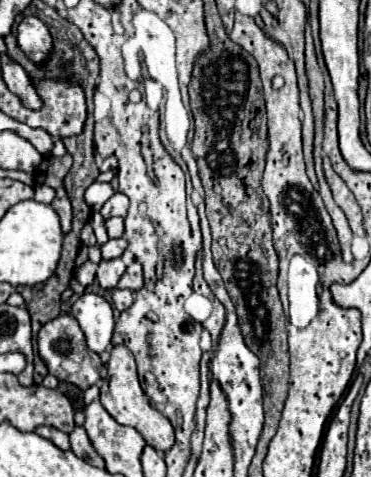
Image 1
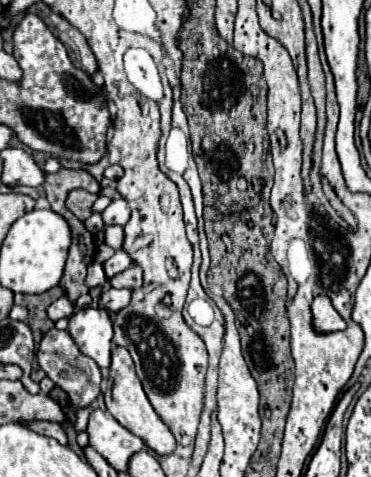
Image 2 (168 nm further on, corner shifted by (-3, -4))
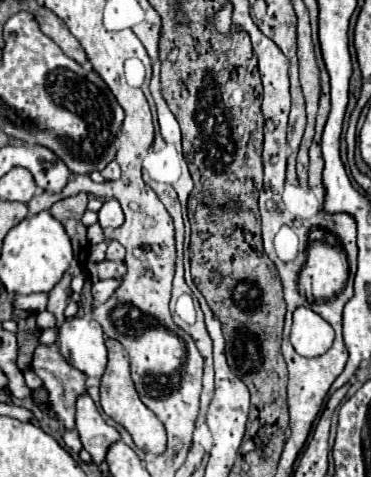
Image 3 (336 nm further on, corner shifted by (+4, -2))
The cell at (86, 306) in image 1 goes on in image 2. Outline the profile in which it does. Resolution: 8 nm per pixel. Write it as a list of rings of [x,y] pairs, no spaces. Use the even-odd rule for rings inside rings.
[[[86,307],[78,309],[70,317],[68,333],[72,335],[78,349],[94,359],[100,369],[110,367],[110,347],[112,347],[112,321],[106,309]]]

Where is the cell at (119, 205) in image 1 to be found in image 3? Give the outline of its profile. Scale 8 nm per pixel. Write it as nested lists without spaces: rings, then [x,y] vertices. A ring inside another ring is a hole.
[[[109,199],[103,203],[101,211],[99,211],[99,225],[103,229],[115,229],[123,223],[123,209],[117,203],[117,199]]]

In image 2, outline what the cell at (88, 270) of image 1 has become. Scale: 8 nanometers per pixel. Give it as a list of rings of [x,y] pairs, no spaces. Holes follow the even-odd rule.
[[[66,297],[56,299],[56,301],[48,307],[48,317],[50,317],[52,321],[58,321],[58,319],[62,319],[62,317],[70,317],[72,313],[74,313],[74,305],[72,305]]]

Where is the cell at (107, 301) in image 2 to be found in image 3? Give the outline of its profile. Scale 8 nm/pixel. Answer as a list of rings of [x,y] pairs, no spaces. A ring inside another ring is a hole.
[[[107,279],[107,281],[97,281],[93,283],[93,299],[95,303],[105,303],[119,287],[117,279]]]

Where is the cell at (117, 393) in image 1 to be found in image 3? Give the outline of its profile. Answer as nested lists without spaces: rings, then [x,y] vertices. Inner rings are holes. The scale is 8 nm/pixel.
[[[107,339],[105,343],[107,343],[107,349],[109,349],[109,363],[107,363],[107,369],[101,377],[99,388],[101,407],[113,421],[117,421],[119,425],[123,425],[129,431],[129,435],[133,437],[133,441],[139,449],[143,449],[145,453],[161,455],[165,451],[165,443],[167,443],[165,427],[157,419],[157,415],[141,403],[141,399],[135,391],[135,385],[131,381],[131,375],[129,375],[129,355],[127,355],[127,351],[115,339]]]

